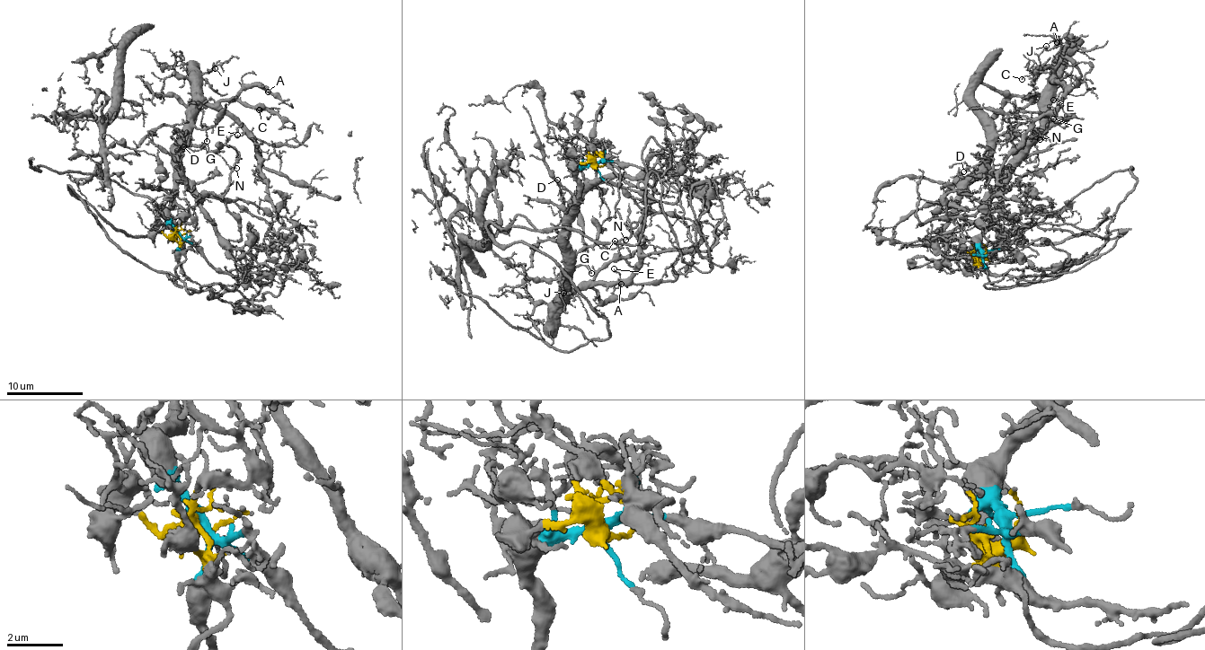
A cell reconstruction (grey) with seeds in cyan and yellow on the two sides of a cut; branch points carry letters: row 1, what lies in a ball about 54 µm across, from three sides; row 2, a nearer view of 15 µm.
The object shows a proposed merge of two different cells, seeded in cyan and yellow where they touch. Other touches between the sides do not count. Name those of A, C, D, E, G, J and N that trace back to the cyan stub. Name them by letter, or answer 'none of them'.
A, C, D, E, G, J, N

